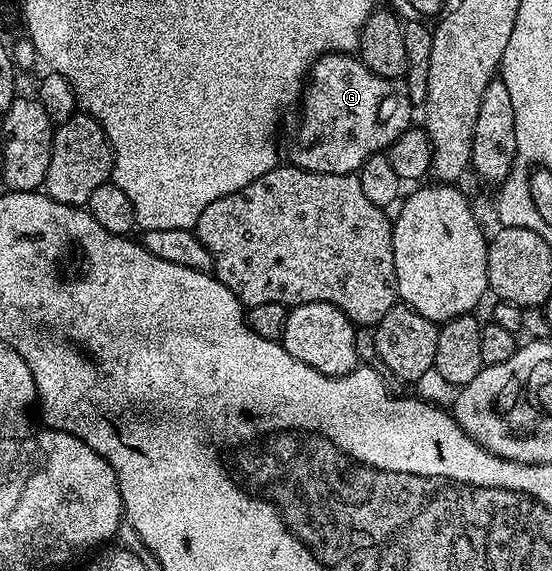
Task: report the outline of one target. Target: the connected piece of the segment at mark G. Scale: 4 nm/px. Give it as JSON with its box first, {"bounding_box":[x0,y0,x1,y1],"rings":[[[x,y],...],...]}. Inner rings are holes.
{"bounding_box":[292,52,415,174],"rings":[[[333,52],[329,56],[321,56],[314,62],[311,69],[311,82],[306,83],[303,89],[303,99],[300,101],[301,121],[297,124],[297,141],[293,144],[293,160],[292,163],[299,168],[305,168],[308,172],[326,172],[327,174],[353,174],[362,166],[363,162],[367,162],[367,158],[384,153],[395,142],[395,138],[399,138],[399,134],[403,134],[414,123],[413,112],[415,106],[409,100],[409,92],[405,88],[404,79],[388,80],[382,76],[377,76],[372,72],[365,63],[353,54],[343,52]]]}

